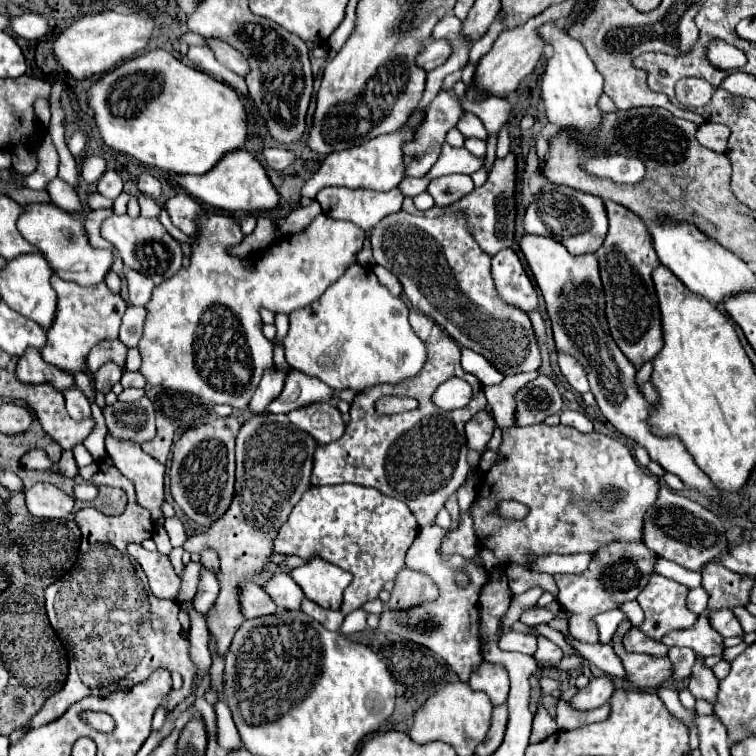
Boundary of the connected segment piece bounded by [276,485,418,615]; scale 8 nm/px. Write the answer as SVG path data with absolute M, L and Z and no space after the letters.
M332 485L310 487L300 503L292 509L288 521L276 537L276 553L310 559L314 555L342 567L354 575L352 585L344 591L342 613L356 611L362 603L372 601L386 581L392 581L404 567L406 551L418 535L418 523L406 503L388 497L370 487Z

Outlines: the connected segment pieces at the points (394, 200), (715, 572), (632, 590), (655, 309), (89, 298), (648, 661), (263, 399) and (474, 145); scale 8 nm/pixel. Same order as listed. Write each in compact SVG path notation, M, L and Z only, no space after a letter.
M326 187L316 195L322 211L334 219L346 219L370 231L384 215L402 209L404 195L398 187L392 191L352 191L346 187Z
M712 559L702 567L702 587L710 595L708 611L714 607L746 605L754 579L744 579L728 571L720 559Z
M642 541L634 543L608 543L600 551L592 553L592 561L582 575L554 575L558 585L558 603L570 613L568 629L570 633L584 643L598 643L598 627L594 617L608 609L618 609L626 601L634 601L638 593L648 585L650 575L654 573L658 555L648 549Z
M606 201L606 209L610 219L610 231L604 245L596 253L606 293L606 317L616 345L632 361L632 365L640 369L644 361L658 355L664 345L660 307L652 283L652 271L660 265L660 261L652 247L650 231L638 215L614 201Z
M52 275L52 287L58 295L56 315L52 327L46 329L46 345L42 347L44 361L64 369L64 371L82 371L84 369L84 355L98 343L100 339L116 339L120 329L120 319L126 311L126 303L120 295L110 293L106 283L96 287L80 287Z
M630 653L622 659L628 671L628 681L636 689L654 689L672 677L672 663L668 657L654 657L646 653Z
M276 365L266 369L264 375L262 375L262 381L250 401L250 413L252 415L262 415L266 413L266 405L276 399L276 395L280 395L282 387L284 387L284 381L286 381L286 371L278 369Z
M466 139L466 145L464 145L472 155L476 157L484 157L486 155L486 141L480 141L480 139Z

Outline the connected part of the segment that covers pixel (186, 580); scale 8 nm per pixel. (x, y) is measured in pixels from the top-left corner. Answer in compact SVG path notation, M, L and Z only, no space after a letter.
M191 561L185 566L177 599L180 603L192 601L194 598L198 589L200 571L202 571L200 563Z

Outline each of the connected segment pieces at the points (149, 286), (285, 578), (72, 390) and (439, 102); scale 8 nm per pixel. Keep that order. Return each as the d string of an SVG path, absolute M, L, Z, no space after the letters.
M132 269L126 271L126 279L128 279L130 303L132 305L146 305L152 297L152 289L154 289L152 279L148 279L146 275L140 275L138 271L132 271Z
M278 573L278 575L274 575L274 577L268 581L266 591L268 591L268 595L272 597L272 601L274 601L278 607L288 609L288 611L300 609L302 599L304 599L304 593L302 593L300 585L296 585L294 579L292 579L288 573Z
M76 385L68 387L64 391L64 399L66 399L66 409L72 415L72 419L88 419L90 417L90 401L82 393L80 387L76 387Z
M440 89L436 99L428 105L426 121L416 133L416 141L404 145L406 177L424 177L440 157L446 133L456 127L462 105L452 89Z

